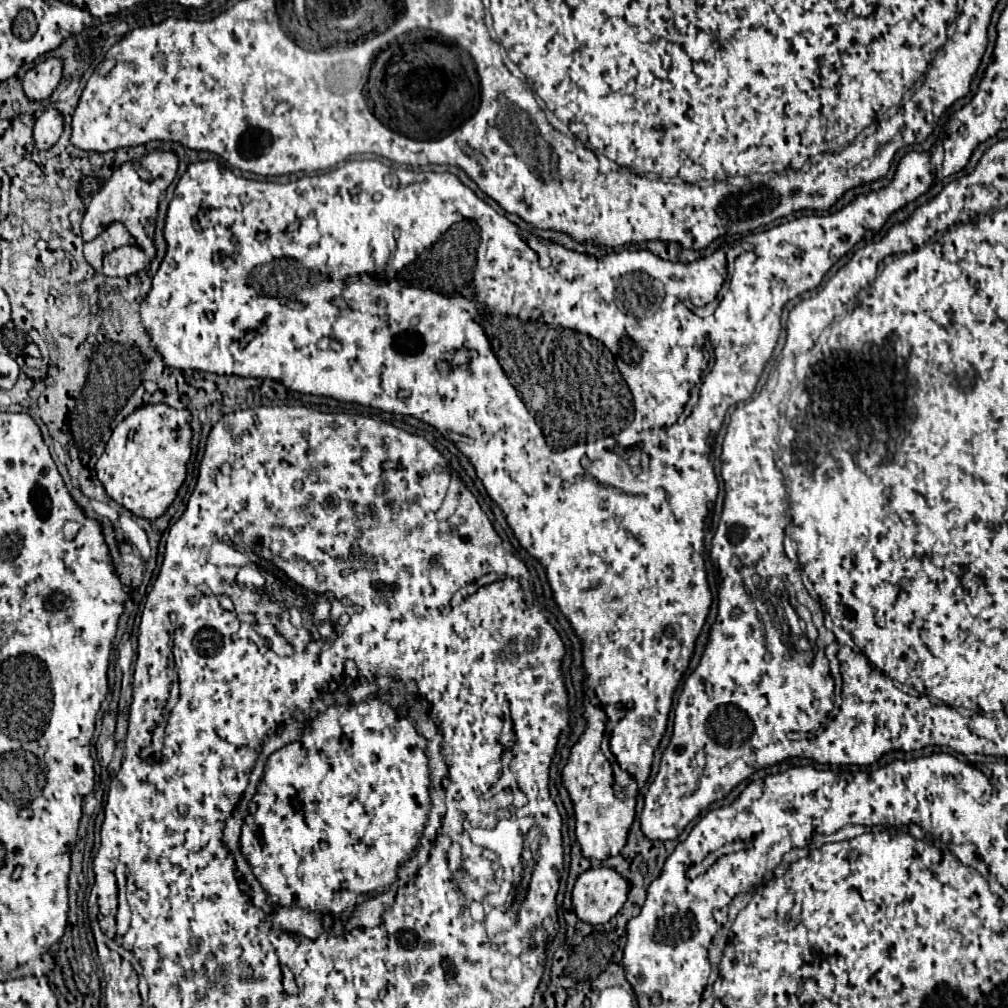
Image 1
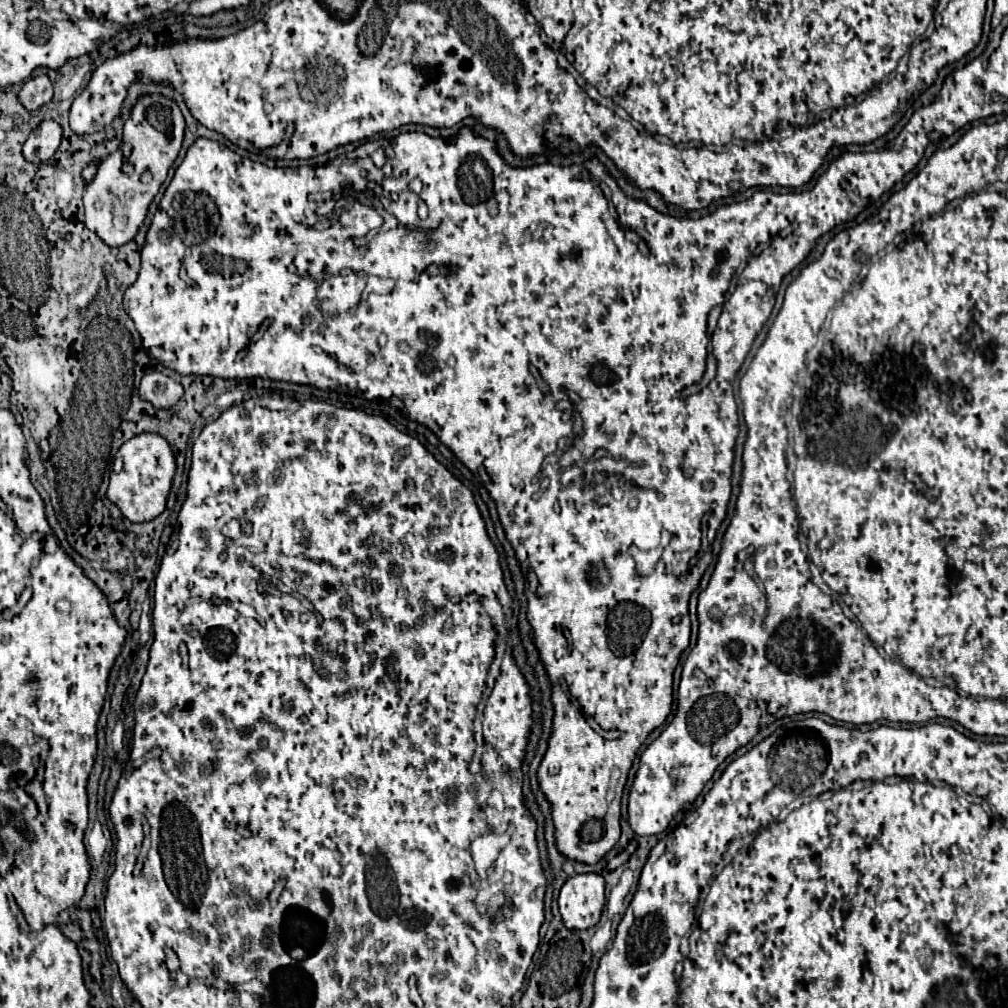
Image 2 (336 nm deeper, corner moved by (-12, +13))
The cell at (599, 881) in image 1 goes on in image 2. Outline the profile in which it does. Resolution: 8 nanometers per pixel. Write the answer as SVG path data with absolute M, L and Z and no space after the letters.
M596 873L570 877L558 897L560 917L566 929L590 929L598 923L604 909L604 879Z

